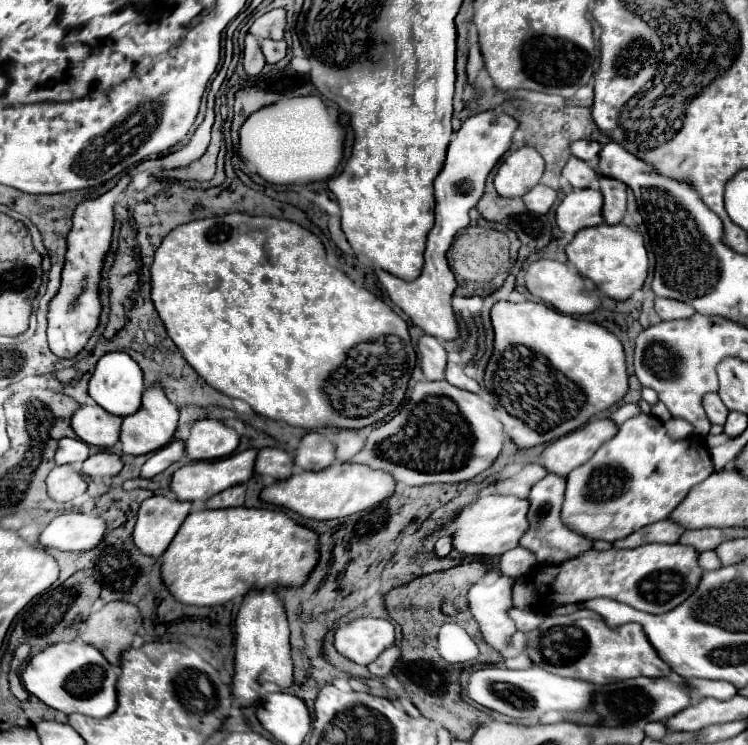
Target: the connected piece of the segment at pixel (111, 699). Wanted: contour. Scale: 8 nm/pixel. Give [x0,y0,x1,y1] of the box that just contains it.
[21,640,117,718]

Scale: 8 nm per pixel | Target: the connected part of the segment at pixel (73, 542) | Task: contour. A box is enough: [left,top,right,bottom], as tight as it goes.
[39,512,105,550]

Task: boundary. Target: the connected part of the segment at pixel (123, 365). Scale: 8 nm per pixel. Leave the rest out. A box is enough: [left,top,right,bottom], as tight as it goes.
[89,352,143,416]

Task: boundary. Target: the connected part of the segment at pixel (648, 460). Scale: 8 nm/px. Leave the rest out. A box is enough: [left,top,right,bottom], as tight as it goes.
[561,414,713,542]

